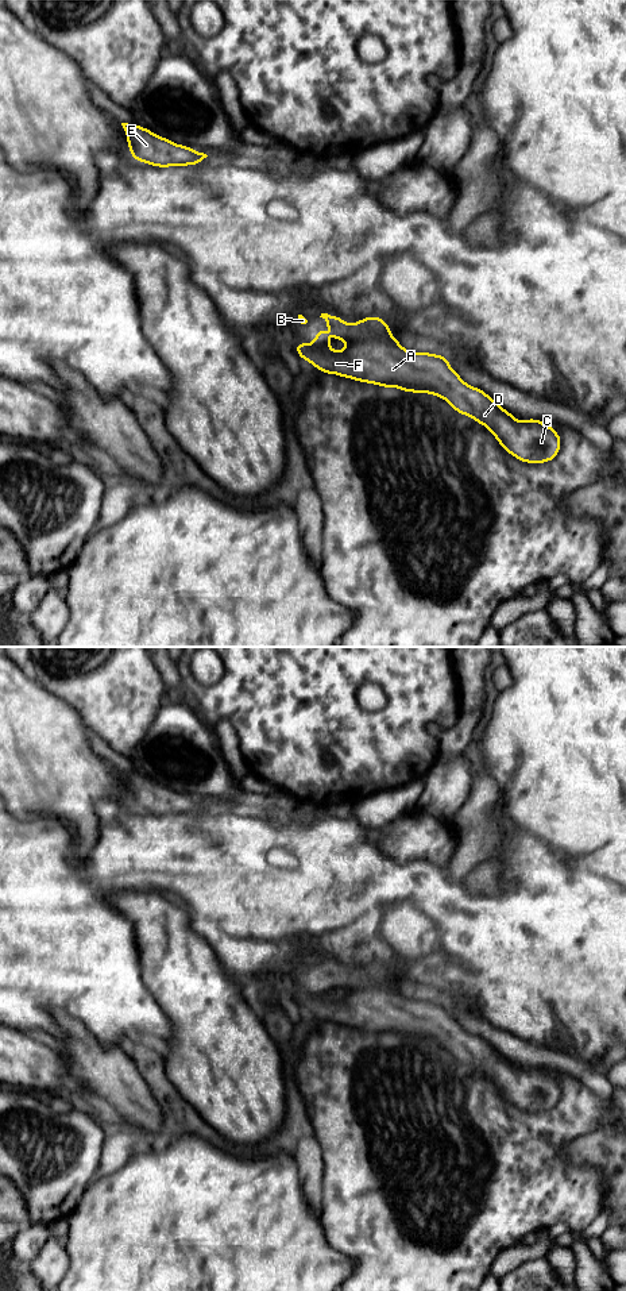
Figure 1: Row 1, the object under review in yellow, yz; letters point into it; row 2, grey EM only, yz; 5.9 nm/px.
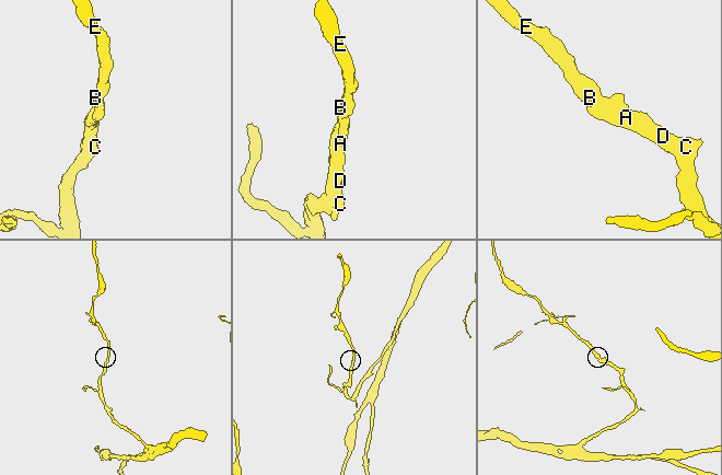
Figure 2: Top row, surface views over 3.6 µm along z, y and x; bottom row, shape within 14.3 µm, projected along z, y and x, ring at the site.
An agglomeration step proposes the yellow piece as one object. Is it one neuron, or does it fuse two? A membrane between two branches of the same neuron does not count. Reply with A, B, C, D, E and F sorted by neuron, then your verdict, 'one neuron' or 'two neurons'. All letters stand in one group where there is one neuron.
A B C D E F | one neuron

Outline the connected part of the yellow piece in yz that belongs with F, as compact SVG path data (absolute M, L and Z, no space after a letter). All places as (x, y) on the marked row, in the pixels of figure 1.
M328 313L320 317L333 339L345 340L347 346L340 351L331 348L321 328L310 344L295 344L301 359L317 370L382 388L437 396L457 413L484 425L501 447L521 462L540 465L559 454L561 438L549 424L536 419L517 420L486 392L464 382L447 357L403 348L382 317L370 316L353 324Z

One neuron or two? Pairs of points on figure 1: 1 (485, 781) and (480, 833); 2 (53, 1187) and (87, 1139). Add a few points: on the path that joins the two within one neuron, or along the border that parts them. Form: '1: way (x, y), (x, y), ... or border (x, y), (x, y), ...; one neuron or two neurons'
1: way (485, 794), (480, 820); one neuron
2: way (60, 1175), (61, 1164), (74, 1151); one neuron

